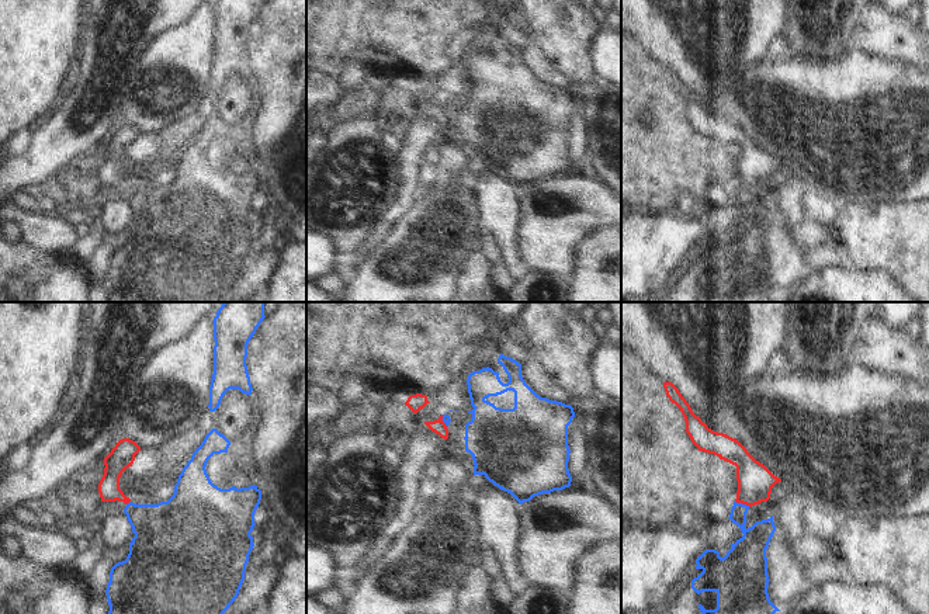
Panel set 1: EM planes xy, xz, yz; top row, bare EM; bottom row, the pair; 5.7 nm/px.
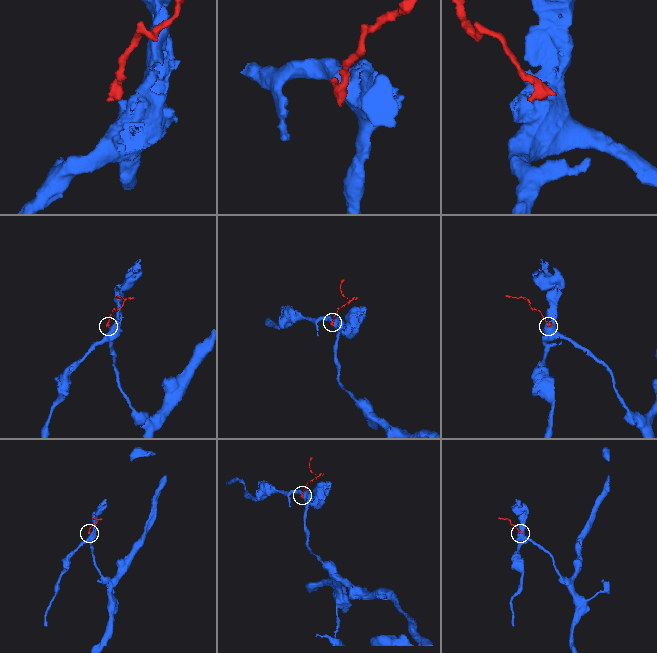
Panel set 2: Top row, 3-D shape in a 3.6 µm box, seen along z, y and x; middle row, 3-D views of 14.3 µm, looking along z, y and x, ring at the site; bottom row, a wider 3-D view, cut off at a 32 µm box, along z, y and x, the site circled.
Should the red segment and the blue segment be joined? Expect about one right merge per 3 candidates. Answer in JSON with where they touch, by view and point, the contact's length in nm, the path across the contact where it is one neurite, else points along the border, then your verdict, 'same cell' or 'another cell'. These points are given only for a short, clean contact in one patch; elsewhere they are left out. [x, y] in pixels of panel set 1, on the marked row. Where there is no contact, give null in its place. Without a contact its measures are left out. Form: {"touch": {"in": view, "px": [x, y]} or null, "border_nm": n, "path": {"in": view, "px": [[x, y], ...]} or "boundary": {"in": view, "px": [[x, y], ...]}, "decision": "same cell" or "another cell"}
{"touch": {"in": "yz", "px": [742, 503]}, "border_nm": 90, "boundary": {"in": "yz", "px": [[735, 500], [749, 506]]}, "decision": "another cell"}

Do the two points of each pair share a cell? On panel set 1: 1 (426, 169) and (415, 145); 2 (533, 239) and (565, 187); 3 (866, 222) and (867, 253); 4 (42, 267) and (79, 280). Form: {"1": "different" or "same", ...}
{"1": "different", "2": "same", "3": "same", "4": "same"}

